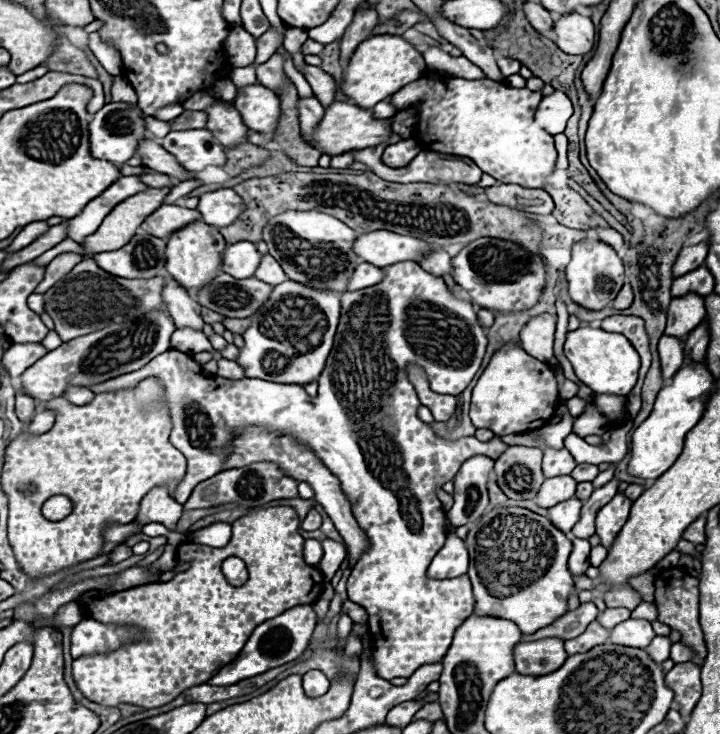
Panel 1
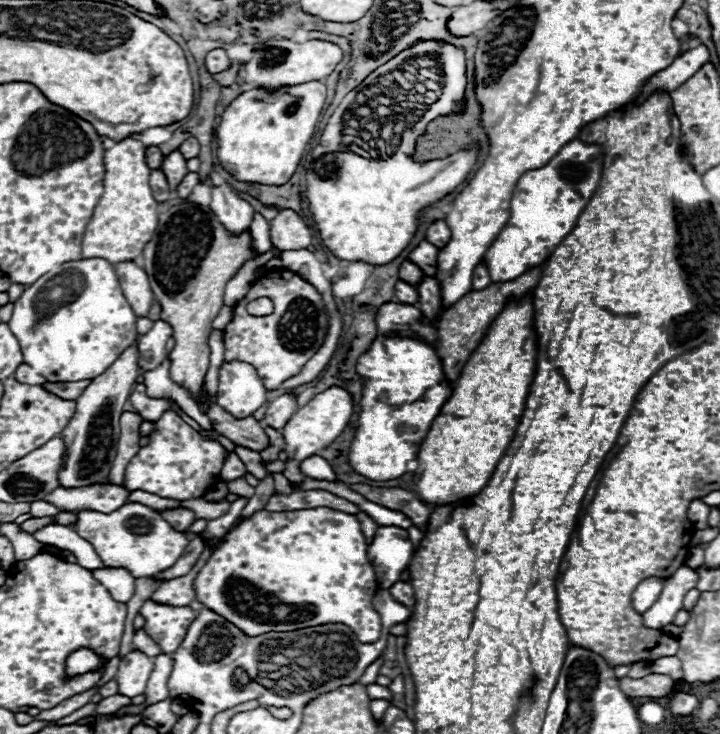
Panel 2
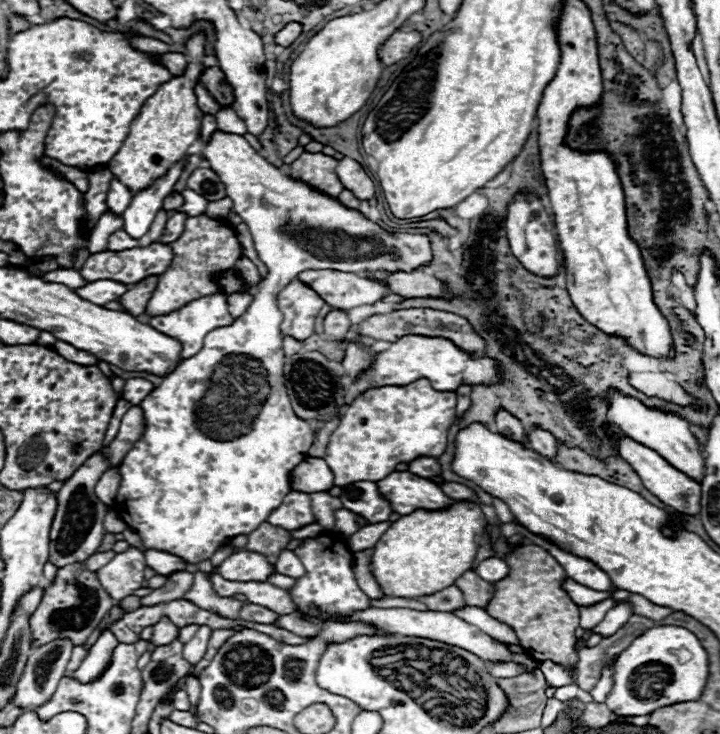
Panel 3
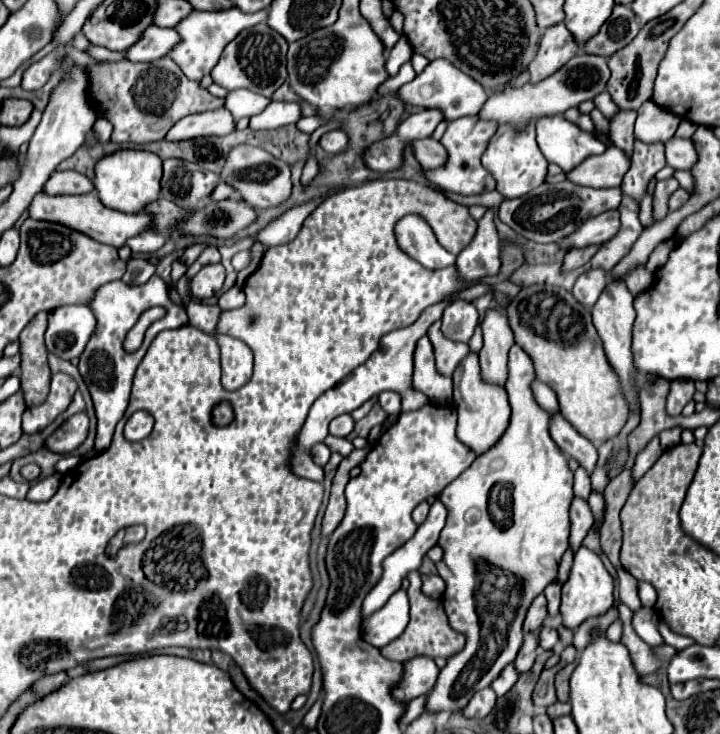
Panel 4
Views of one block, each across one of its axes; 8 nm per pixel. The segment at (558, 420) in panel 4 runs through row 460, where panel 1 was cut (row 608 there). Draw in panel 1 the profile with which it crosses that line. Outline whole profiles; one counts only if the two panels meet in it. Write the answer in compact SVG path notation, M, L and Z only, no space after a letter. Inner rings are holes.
M592 602L580 604L574 612L566 612L562 618L558 618L550 626L546 626L534 634L522 636L522 640L538 640L544 636L560 636L560 640L570 640L572 636L580 636L580 632L584 632L584 628L592 620L596 620L596 616L598 616L598 608Z

